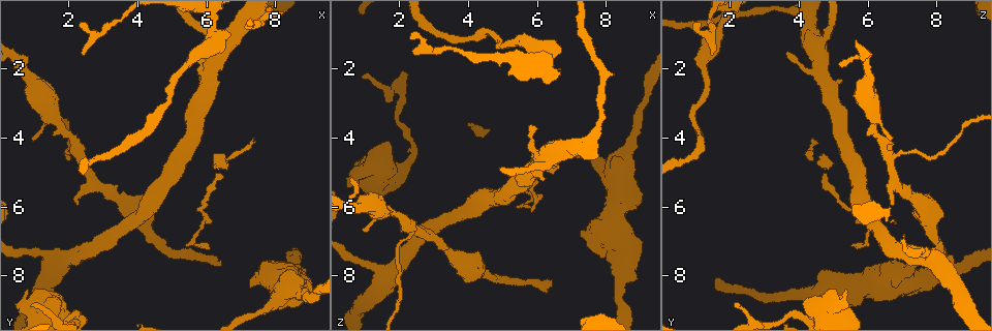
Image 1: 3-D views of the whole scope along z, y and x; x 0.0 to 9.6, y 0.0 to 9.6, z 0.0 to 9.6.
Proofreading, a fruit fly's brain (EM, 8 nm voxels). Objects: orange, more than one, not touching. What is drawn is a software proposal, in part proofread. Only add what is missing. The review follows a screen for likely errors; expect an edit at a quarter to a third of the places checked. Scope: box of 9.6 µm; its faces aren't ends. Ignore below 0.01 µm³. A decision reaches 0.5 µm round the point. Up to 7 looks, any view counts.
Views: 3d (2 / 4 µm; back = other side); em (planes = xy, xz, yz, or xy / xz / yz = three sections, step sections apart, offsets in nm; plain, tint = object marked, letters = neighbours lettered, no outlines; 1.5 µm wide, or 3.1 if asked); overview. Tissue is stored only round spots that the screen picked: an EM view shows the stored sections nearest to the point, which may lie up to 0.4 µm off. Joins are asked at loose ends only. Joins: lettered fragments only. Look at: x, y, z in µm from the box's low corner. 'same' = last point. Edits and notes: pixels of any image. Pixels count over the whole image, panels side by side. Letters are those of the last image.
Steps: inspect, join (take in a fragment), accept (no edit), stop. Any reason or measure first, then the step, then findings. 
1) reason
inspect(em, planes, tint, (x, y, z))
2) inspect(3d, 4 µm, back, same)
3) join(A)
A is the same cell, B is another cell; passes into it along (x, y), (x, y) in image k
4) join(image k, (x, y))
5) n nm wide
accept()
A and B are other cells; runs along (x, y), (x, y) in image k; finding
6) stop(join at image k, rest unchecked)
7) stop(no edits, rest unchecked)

branch stops here
inspect(3d, 4 µm, (5.70, 1.55, 3.60))

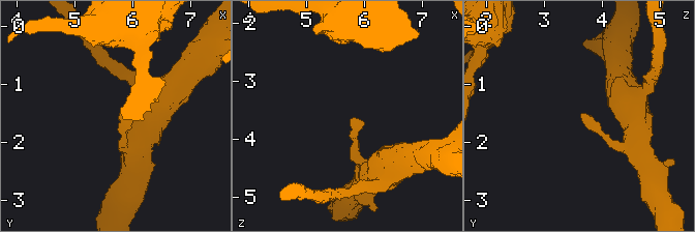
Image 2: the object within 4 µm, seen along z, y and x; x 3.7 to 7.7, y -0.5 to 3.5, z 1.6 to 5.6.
shape alone is not enough
inspect(em, yz, step 4, tint, (5.70, 1.55, 3.65))

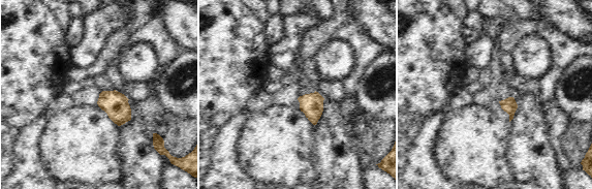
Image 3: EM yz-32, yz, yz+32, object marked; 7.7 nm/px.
inspect(em, planes, letters, same)

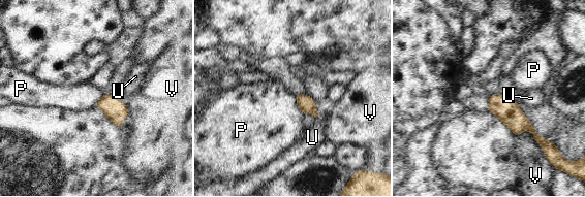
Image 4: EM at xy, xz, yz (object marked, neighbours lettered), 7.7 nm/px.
120 nm wide
accept()
P, U and V are other cells; no lettered fragment goes on from it

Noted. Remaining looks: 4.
thin end
inspect(3d, 4 µm, (2.45, 0.70, 1.20))

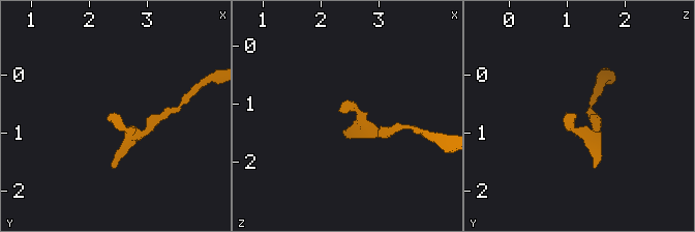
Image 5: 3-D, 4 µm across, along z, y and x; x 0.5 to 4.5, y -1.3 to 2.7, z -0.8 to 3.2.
inspect(em, planes, letters, (2.40, 0.70, 1.20))

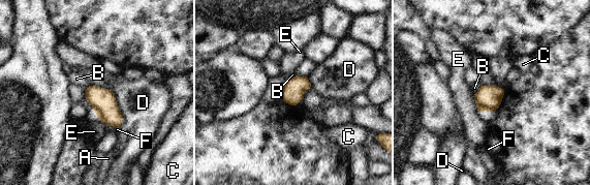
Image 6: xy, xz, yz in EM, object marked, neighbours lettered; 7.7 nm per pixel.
D touches over 320 nm
accept()
A, B, C, D, E and F are other cells; no lettered fragment goes on from it

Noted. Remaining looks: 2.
stop(no edits, rest unchecked)

